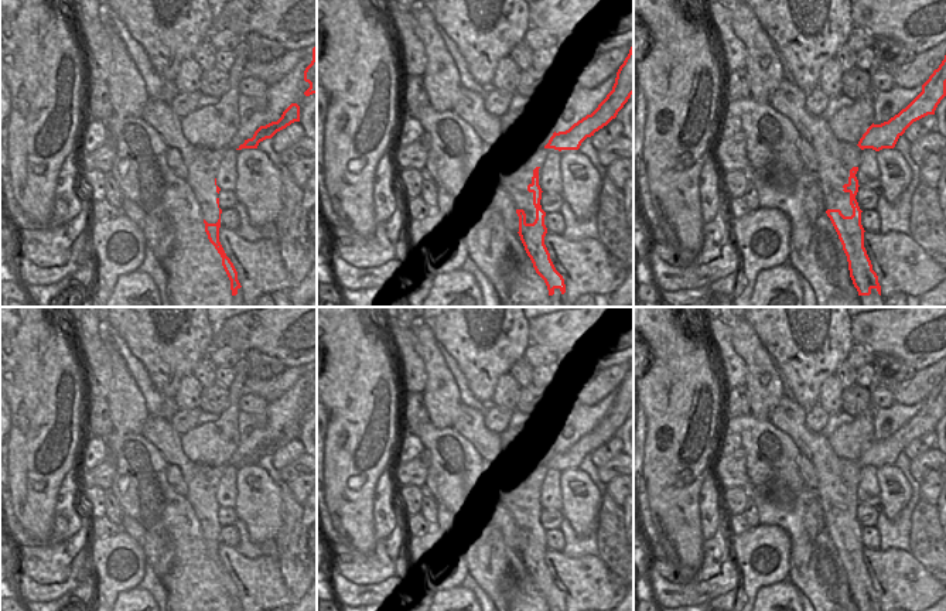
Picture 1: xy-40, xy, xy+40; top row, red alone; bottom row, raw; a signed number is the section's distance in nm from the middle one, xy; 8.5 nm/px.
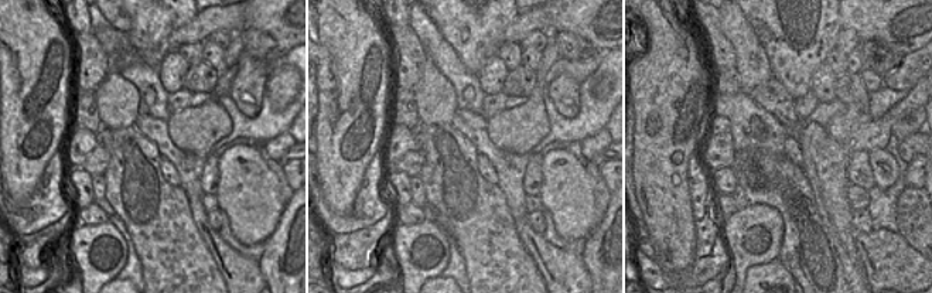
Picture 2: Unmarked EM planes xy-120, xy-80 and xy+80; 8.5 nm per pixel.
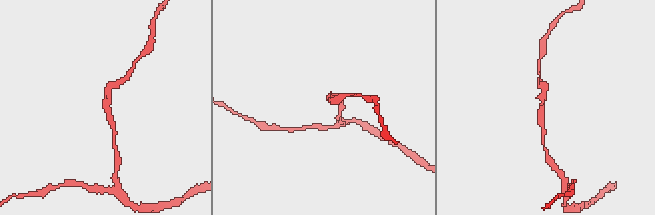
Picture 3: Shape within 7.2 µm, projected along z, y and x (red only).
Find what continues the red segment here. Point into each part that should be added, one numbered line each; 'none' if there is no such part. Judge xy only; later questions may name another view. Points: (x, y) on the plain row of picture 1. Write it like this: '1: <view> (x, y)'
none

